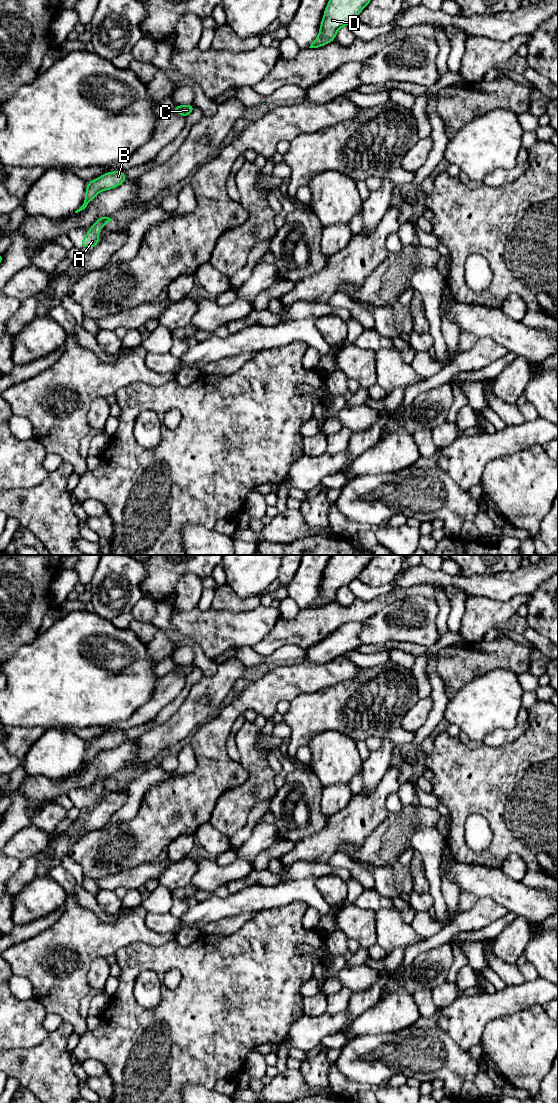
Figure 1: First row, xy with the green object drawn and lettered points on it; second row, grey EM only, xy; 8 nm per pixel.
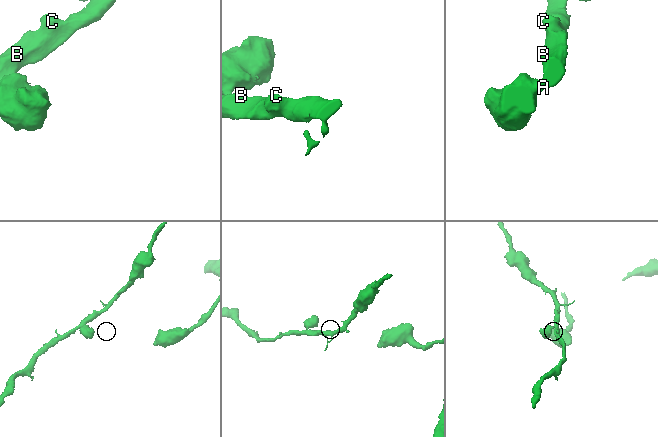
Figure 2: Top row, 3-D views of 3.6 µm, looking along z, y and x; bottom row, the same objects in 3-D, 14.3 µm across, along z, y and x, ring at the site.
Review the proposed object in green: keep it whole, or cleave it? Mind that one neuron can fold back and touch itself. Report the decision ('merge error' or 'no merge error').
no merge error

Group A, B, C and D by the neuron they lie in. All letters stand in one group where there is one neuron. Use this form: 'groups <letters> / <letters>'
groups A B C D

